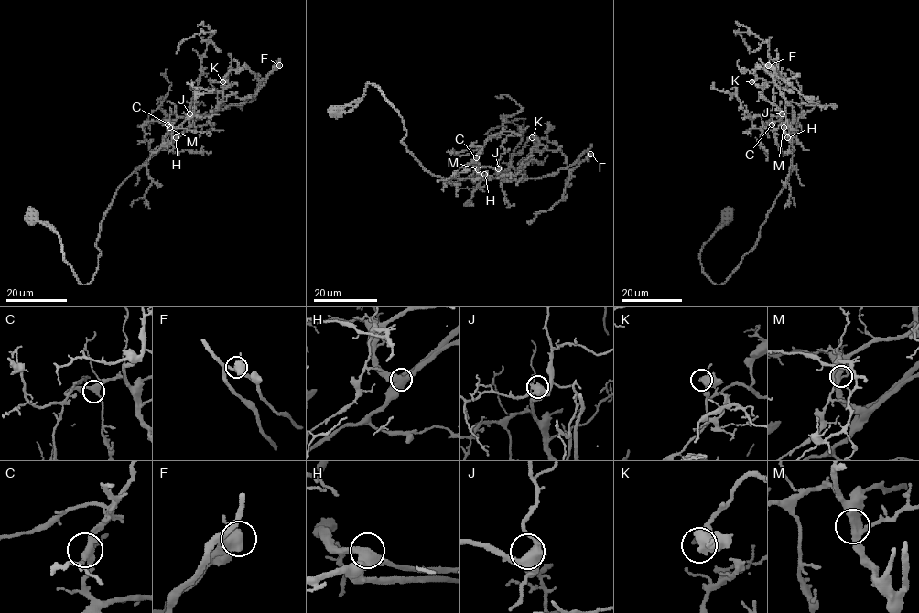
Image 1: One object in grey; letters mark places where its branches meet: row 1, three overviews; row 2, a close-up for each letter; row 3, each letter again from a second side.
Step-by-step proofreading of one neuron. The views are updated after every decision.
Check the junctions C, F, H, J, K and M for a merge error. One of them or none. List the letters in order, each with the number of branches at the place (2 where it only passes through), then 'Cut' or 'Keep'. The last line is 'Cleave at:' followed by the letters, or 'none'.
C: Branches: 3. Keep
F: Branches: 3. Keep
H: Branches: 3. Keep
J: Branches: 3. Keep
K: Branches: 3. Keep
M: Branches: 3. Keep
Cleave at: none

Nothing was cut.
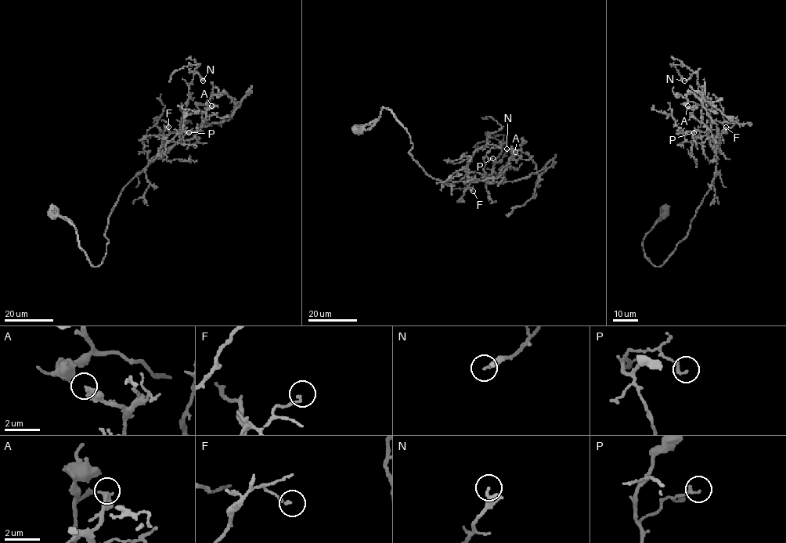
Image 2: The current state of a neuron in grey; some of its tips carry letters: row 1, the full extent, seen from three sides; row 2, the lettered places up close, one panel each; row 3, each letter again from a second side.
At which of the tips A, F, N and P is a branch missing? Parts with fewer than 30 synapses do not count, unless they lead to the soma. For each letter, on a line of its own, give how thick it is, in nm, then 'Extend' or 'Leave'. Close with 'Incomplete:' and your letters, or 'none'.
A: Thickness 400 nm. Leave
F: Thickness 130 nm. Leave
N: Thickness 170 nm. Leave
P: Thickness 140 nm. Leave
Incomplete: none

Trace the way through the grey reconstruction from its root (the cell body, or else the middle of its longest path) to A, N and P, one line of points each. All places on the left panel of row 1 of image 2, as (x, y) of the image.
A: (53, 210), (74, 226), (78, 246), (97, 267), (123, 188), (192, 138), (211, 106)
N: (53, 210), (97, 267), (120, 192), (165, 153), (192, 75), (203, 80)
P: (53, 210), (74, 226), (78, 246), (97, 267), (123, 188), (165, 153), (167, 136), (189, 132)

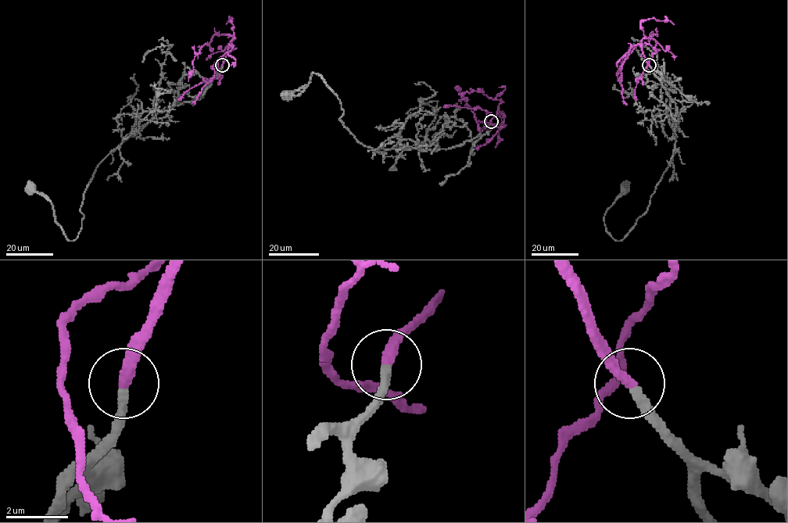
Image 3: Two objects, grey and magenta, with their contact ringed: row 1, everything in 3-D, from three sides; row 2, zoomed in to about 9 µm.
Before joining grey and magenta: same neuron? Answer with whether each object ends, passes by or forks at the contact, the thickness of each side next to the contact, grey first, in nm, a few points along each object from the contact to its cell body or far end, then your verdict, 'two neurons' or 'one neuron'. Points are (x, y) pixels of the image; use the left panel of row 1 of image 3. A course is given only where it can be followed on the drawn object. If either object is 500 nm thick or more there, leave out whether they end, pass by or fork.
grey ends there; magenta ends there; 280 nm thick on the grey side, 320 nm on the other; grey runs (222, 66), (202, 94), (155, 113), (98, 165), (73, 241), (55, 220), (51, 203), (30, 187); magenta runs (222, 65), (228, 44), (234, 38), (231, 42), (232, 48), (217, 60), (220, 75), (190, 87), (177, 99); one neuron

